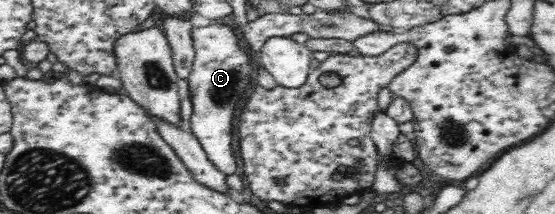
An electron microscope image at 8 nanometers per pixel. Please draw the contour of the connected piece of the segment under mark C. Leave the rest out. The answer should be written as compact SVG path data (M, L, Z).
M227 20L209 27L197 27L192 32L194 63L187 78L193 113L189 119L190 132L199 140L211 163L226 175L237 173L238 162L233 158L231 140L233 135L233 109L245 97L243 91L249 87L251 55L241 51L237 39L227 25Z

